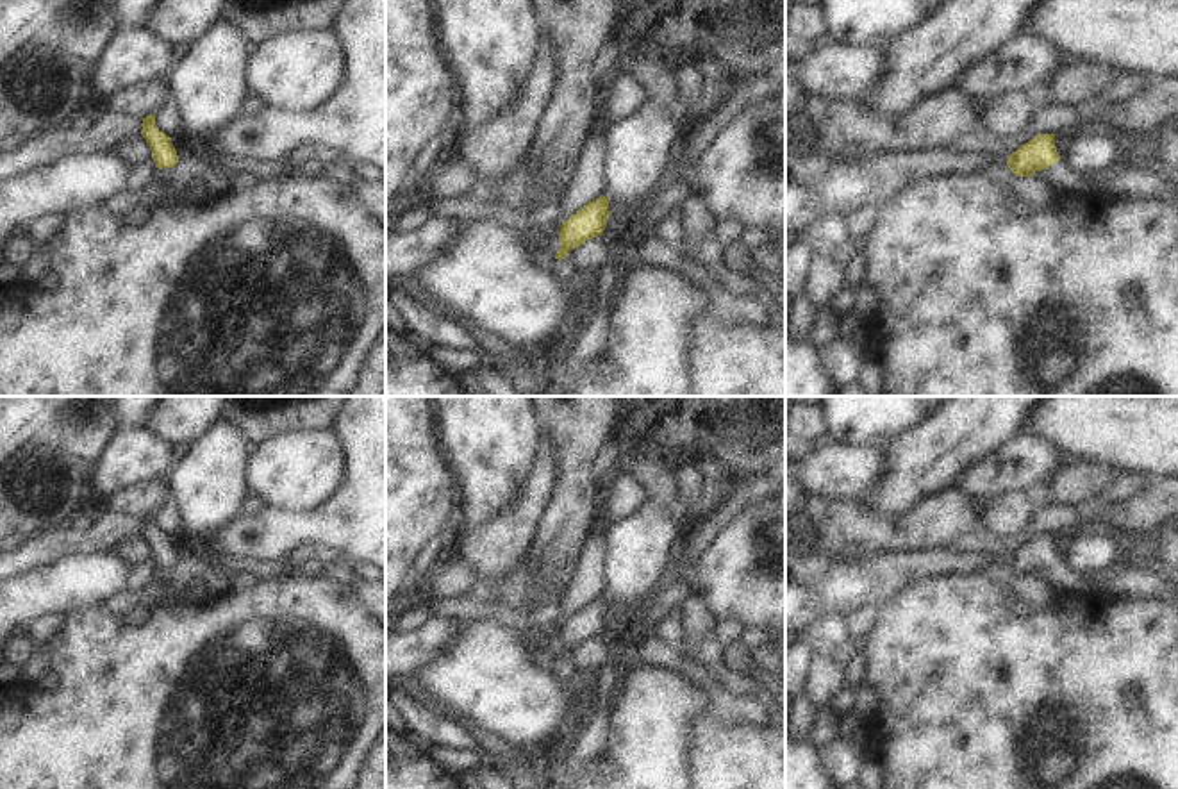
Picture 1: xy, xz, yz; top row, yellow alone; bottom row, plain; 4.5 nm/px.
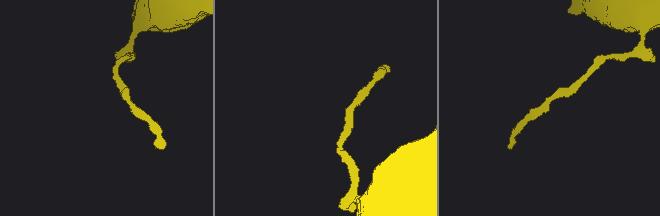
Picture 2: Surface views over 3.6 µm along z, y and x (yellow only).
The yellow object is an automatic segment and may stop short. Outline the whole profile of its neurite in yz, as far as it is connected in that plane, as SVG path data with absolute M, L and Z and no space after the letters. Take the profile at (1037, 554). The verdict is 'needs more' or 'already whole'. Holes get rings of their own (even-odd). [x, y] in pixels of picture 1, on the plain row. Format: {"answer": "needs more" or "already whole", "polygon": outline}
{"answer": "needs more", "polygon": "M1039 534L1008 555L1007 566L1016 577L1046 571L1048 584L1058 594L1096 594L1087 577L1073 569L1057 552L1055 534Z"}

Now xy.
{"answer": "needs more", "polygon": "M153 514L143 518L141 536L146 539L152 550L152 559L155 562L152 582L168 584L168 569L178 562L171 537L157 528Z"}

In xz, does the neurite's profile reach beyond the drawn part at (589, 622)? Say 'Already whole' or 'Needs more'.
Needs more.

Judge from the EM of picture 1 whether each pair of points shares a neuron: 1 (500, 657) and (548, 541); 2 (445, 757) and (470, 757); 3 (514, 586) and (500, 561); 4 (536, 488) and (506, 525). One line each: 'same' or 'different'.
1: different
2: same
3: different
4: same

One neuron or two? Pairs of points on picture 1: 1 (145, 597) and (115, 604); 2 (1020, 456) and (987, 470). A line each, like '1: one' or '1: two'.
1: one
2: one

